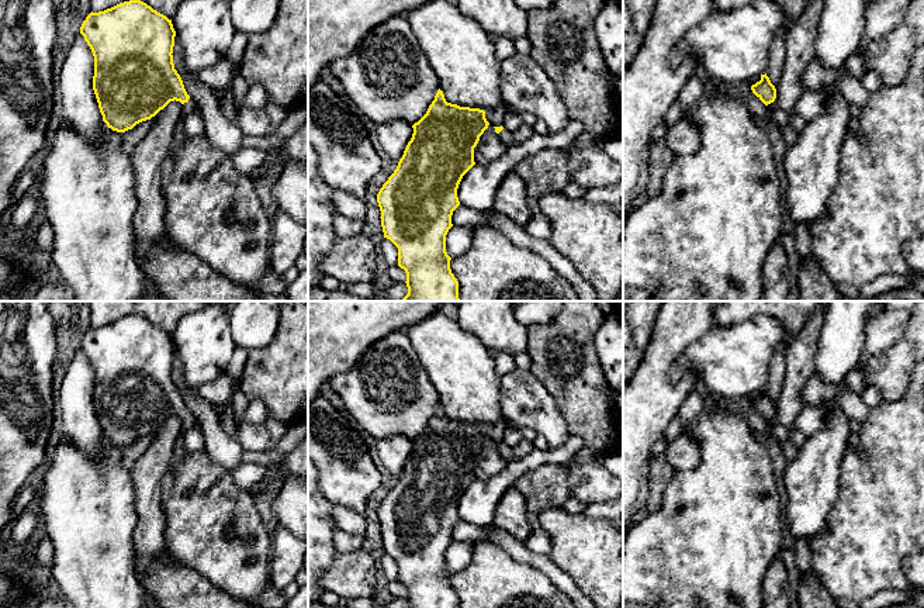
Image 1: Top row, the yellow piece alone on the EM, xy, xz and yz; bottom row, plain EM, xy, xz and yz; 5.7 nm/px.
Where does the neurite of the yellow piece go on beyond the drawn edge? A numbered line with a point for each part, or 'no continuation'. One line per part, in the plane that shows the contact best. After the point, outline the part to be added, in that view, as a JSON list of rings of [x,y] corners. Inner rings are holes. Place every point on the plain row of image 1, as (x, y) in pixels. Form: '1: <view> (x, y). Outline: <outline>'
1: xy (190, 421). Outline: [[[188,414],[187,418],[181,419],[183,424],[183,432],[188,431],[191,426],[197,425],[197,418],[194,414]]]

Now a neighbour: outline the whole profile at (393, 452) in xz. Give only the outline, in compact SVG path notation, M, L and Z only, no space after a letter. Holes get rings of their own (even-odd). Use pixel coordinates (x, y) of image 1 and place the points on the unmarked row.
M402 435L390 436L378 441L378 459L385 469L394 476L399 477L408 457L412 453L413 443Z

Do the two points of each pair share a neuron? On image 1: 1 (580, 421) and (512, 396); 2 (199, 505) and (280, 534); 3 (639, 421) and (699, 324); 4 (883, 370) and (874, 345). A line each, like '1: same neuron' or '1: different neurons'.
1: different neurons
2: different neurons
3: same neuron
4: different neurons

